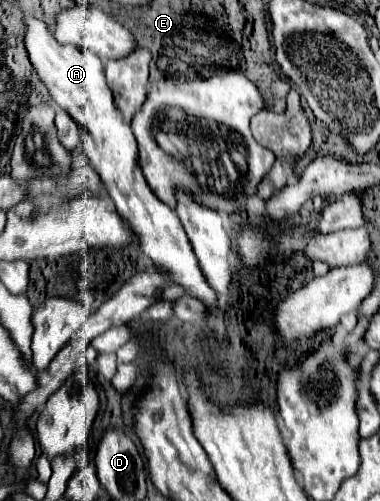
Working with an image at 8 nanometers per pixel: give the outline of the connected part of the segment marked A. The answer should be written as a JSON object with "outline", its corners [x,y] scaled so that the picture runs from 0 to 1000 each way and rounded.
{"outline":[[[68,34],[68,50],[68,98],[79,122],[111,154],[116,170],[126,174],[142,206],[168,214],[184,226],[184,234],[211,250],[216,297],[253,345],[263,349],[311,425],[358,465],[363,497],[384,513],[395,513],[405,529],[437,537],[458,553],[458,565],[489,573],[495,589],[532,593],[532,601],[547,601],[547,609],[574,609],[568,585],[547,577],[547,565],[526,545],[505,489],[474,449],[468,429],[458,425],[458,417],[432,409],[400,385],[400,377],[389,377],[389,365],[379,361],[374,337],[363,329],[363,289],[353,265],[295,198],[295,186],[274,154],[268,122],[221,98],[200,98],[195,90],[147,86],[137,62],[100,38]]]}

